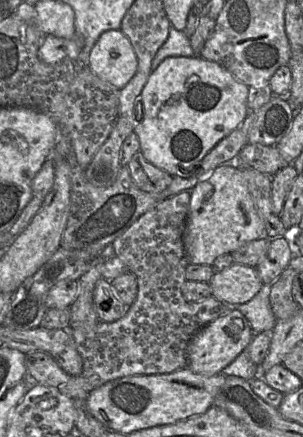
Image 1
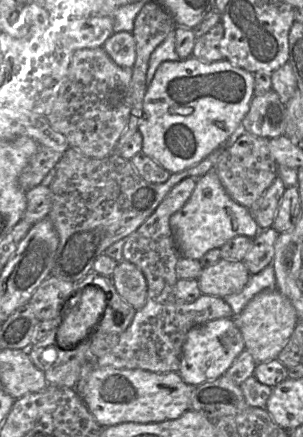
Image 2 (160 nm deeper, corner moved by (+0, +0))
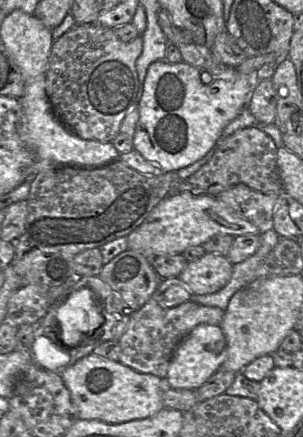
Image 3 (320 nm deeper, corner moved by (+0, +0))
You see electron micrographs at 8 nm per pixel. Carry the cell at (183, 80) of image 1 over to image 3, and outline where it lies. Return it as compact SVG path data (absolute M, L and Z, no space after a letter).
M275 54L248 57L236 67L237 77L228 81L212 77L210 83L201 80L202 70L187 64L168 63L158 60L150 64L144 81L143 93L138 104L139 119L133 138L133 149L146 160L160 167L164 172L176 172L202 159L215 145L224 128L234 120L244 107L248 106L251 92L254 91L258 79L256 73L265 64L275 64Z

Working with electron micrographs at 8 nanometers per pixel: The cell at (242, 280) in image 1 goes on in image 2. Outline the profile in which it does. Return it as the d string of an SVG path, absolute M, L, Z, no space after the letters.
M219 259L212 266L202 268L197 281L202 294L224 298L242 291L249 277L243 261Z

